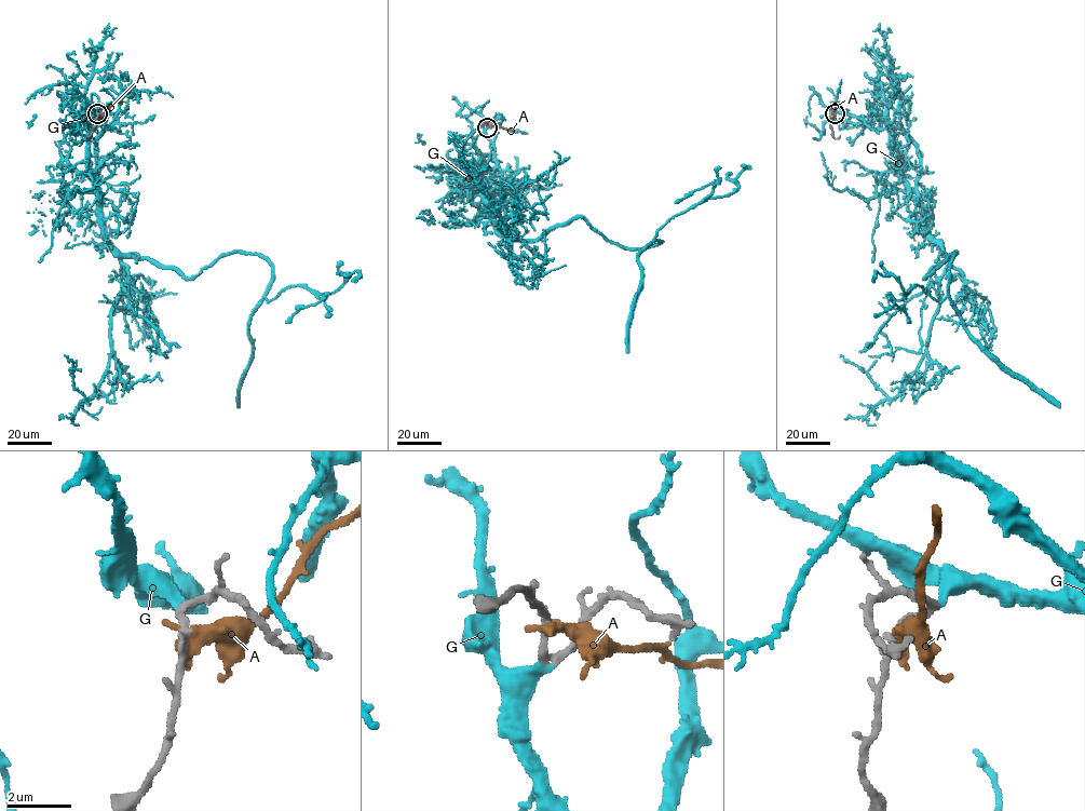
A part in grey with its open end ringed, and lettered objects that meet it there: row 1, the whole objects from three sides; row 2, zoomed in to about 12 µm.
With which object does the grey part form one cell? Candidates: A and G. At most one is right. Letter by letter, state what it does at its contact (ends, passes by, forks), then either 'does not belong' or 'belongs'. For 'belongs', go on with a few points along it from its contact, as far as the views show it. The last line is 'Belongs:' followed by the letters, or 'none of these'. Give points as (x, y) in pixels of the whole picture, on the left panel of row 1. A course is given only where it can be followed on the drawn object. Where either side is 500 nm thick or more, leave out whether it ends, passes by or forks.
A: does not belong
G: it ends | belongs | via (97, 113), (111, 127), (96, 142), (96, 180), (113, 247), (189, 278), (232, 252), (271, 267), (238, 407)
Belongs: G

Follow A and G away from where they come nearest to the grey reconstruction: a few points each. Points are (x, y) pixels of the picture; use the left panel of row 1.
A: (98, 115), (114, 102), (124, 100)
G: (97, 113), (111, 127), (96, 142), (96, 180), (113, 247), (189, 278), (232, 252), (271, 267), (238, 407)

